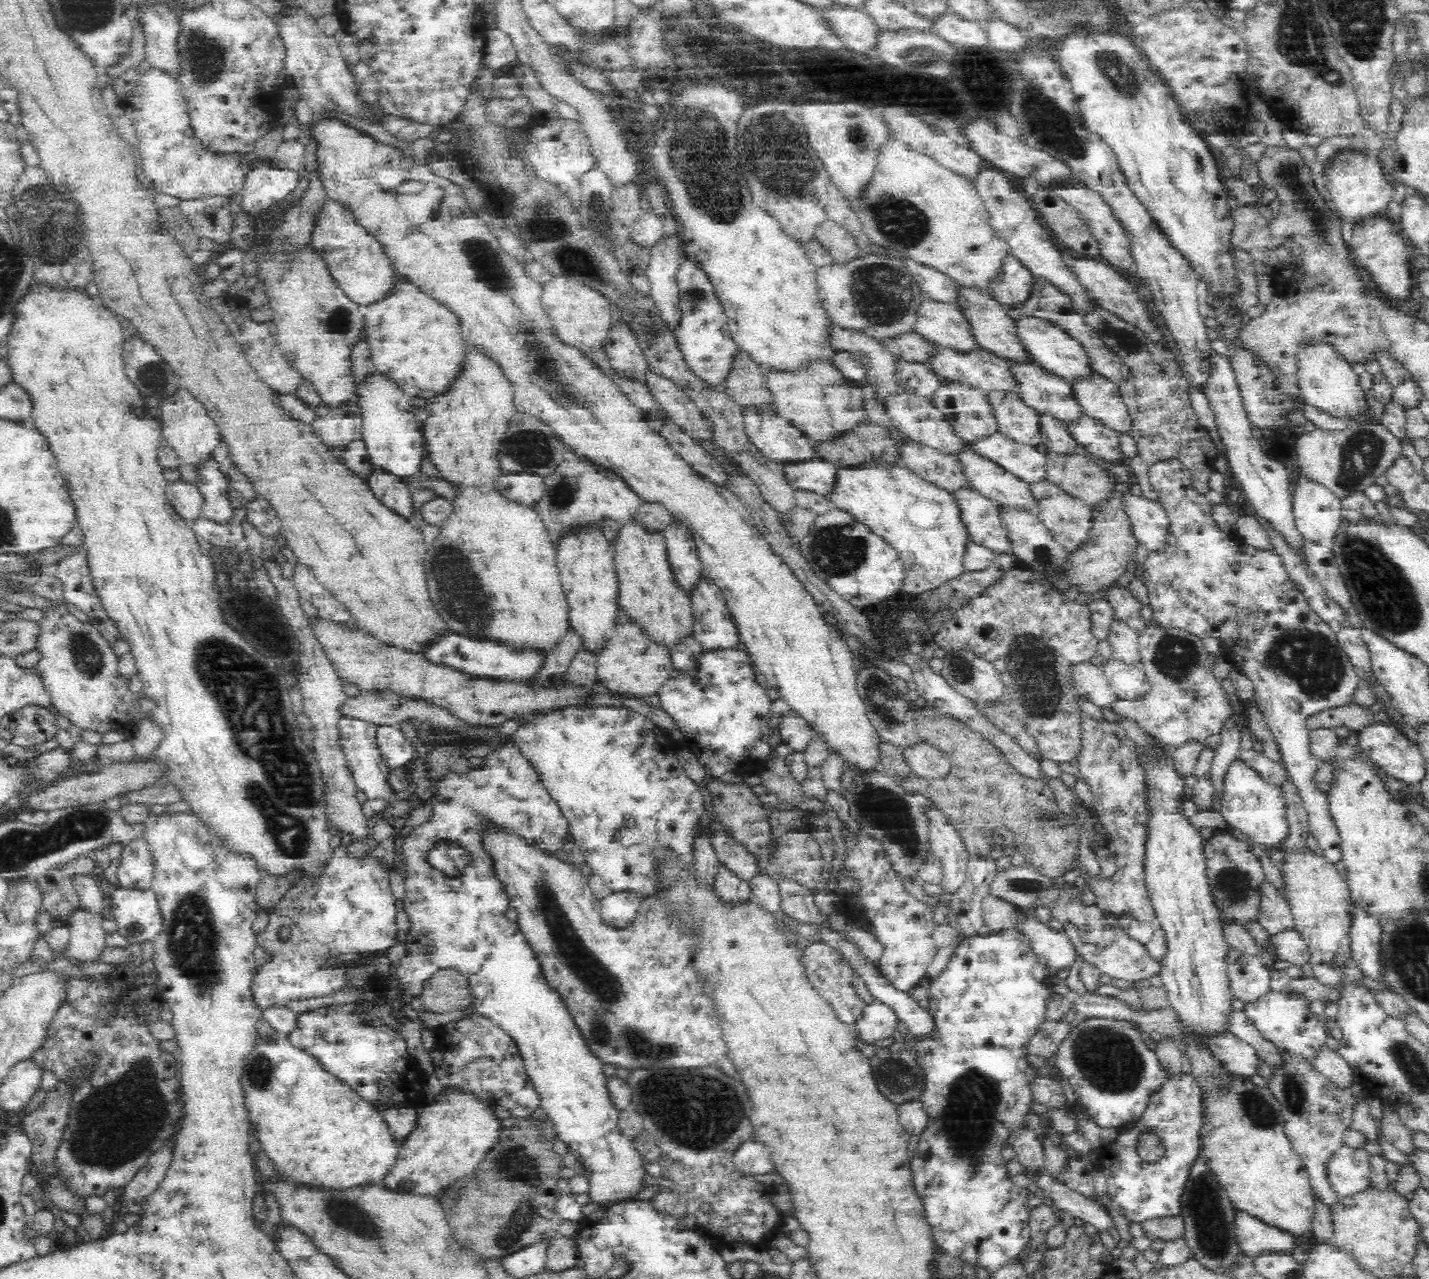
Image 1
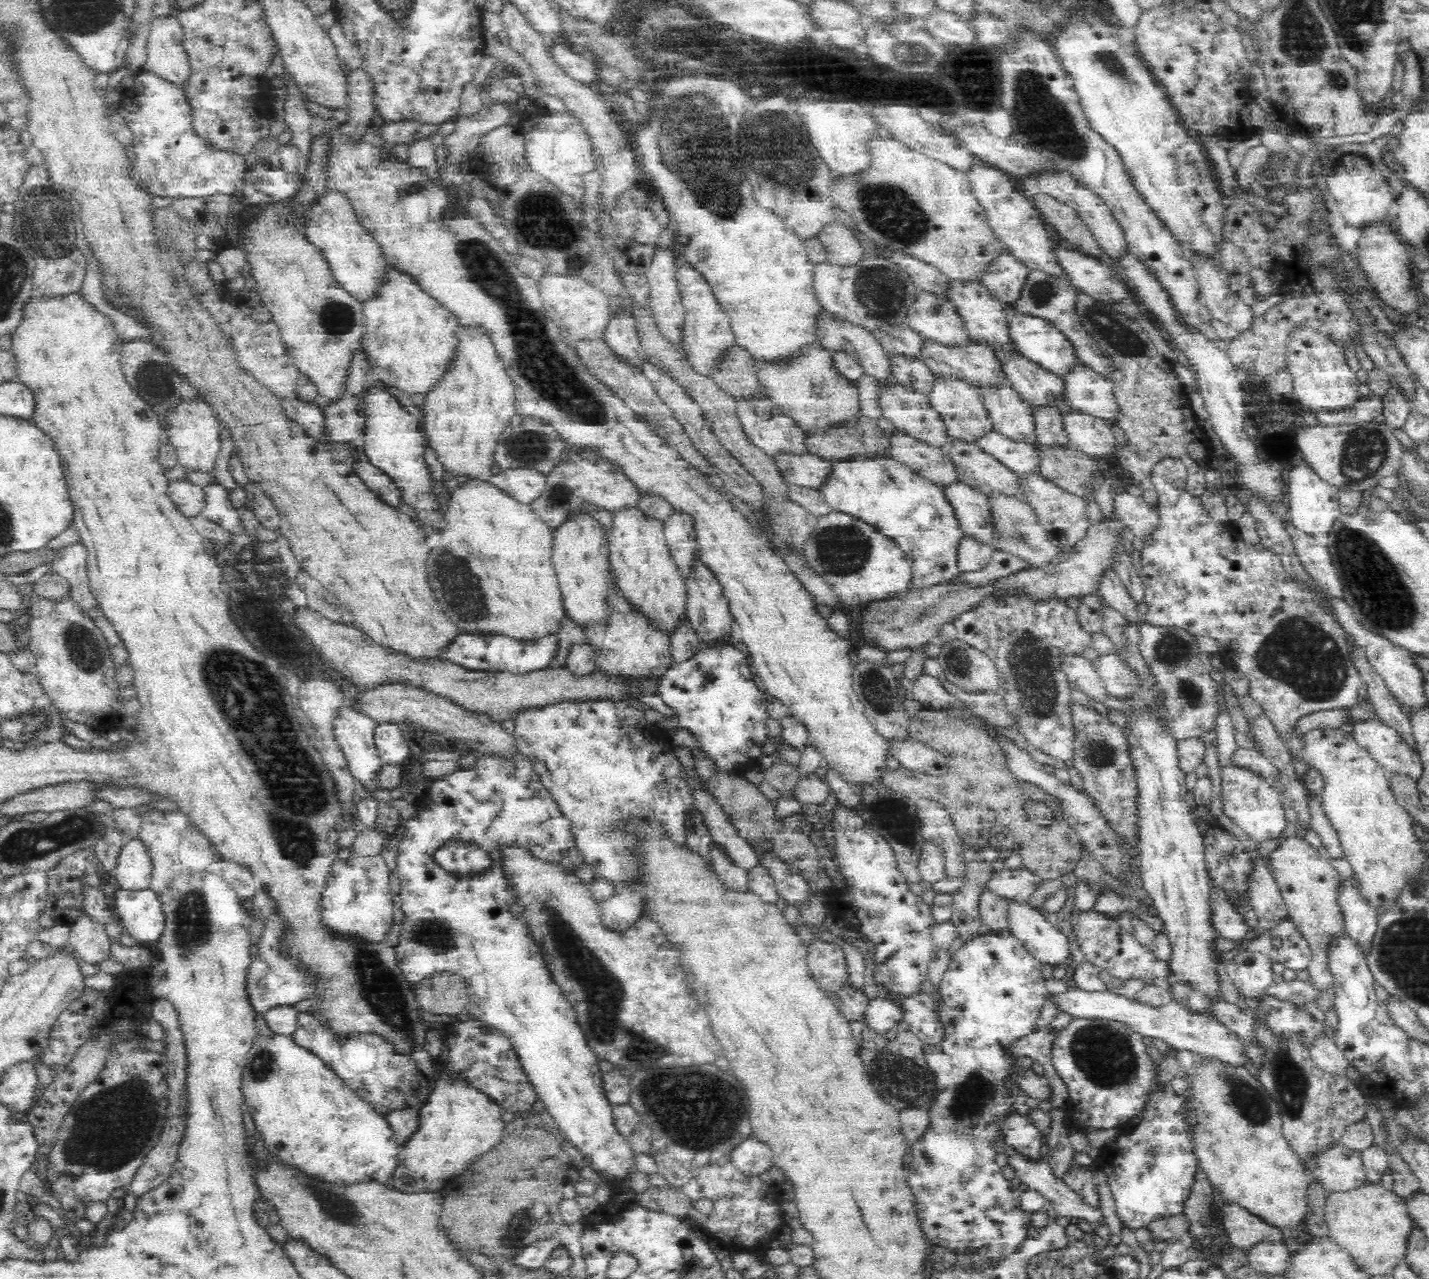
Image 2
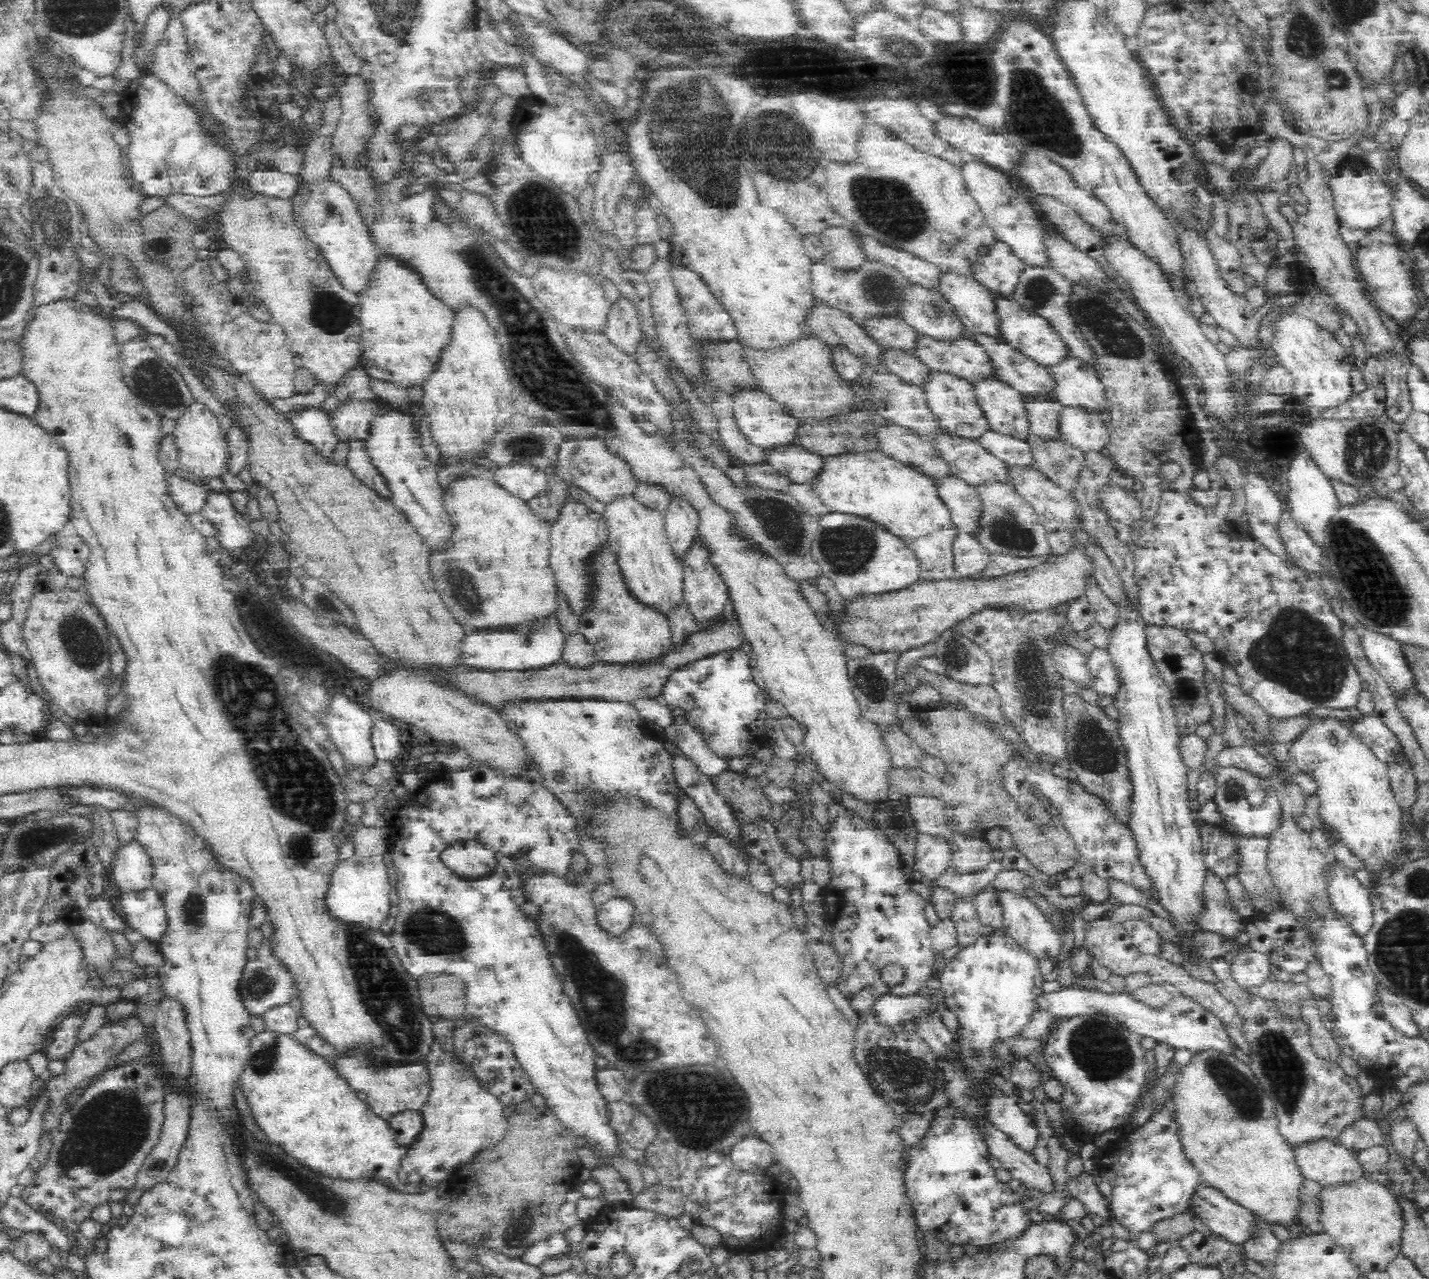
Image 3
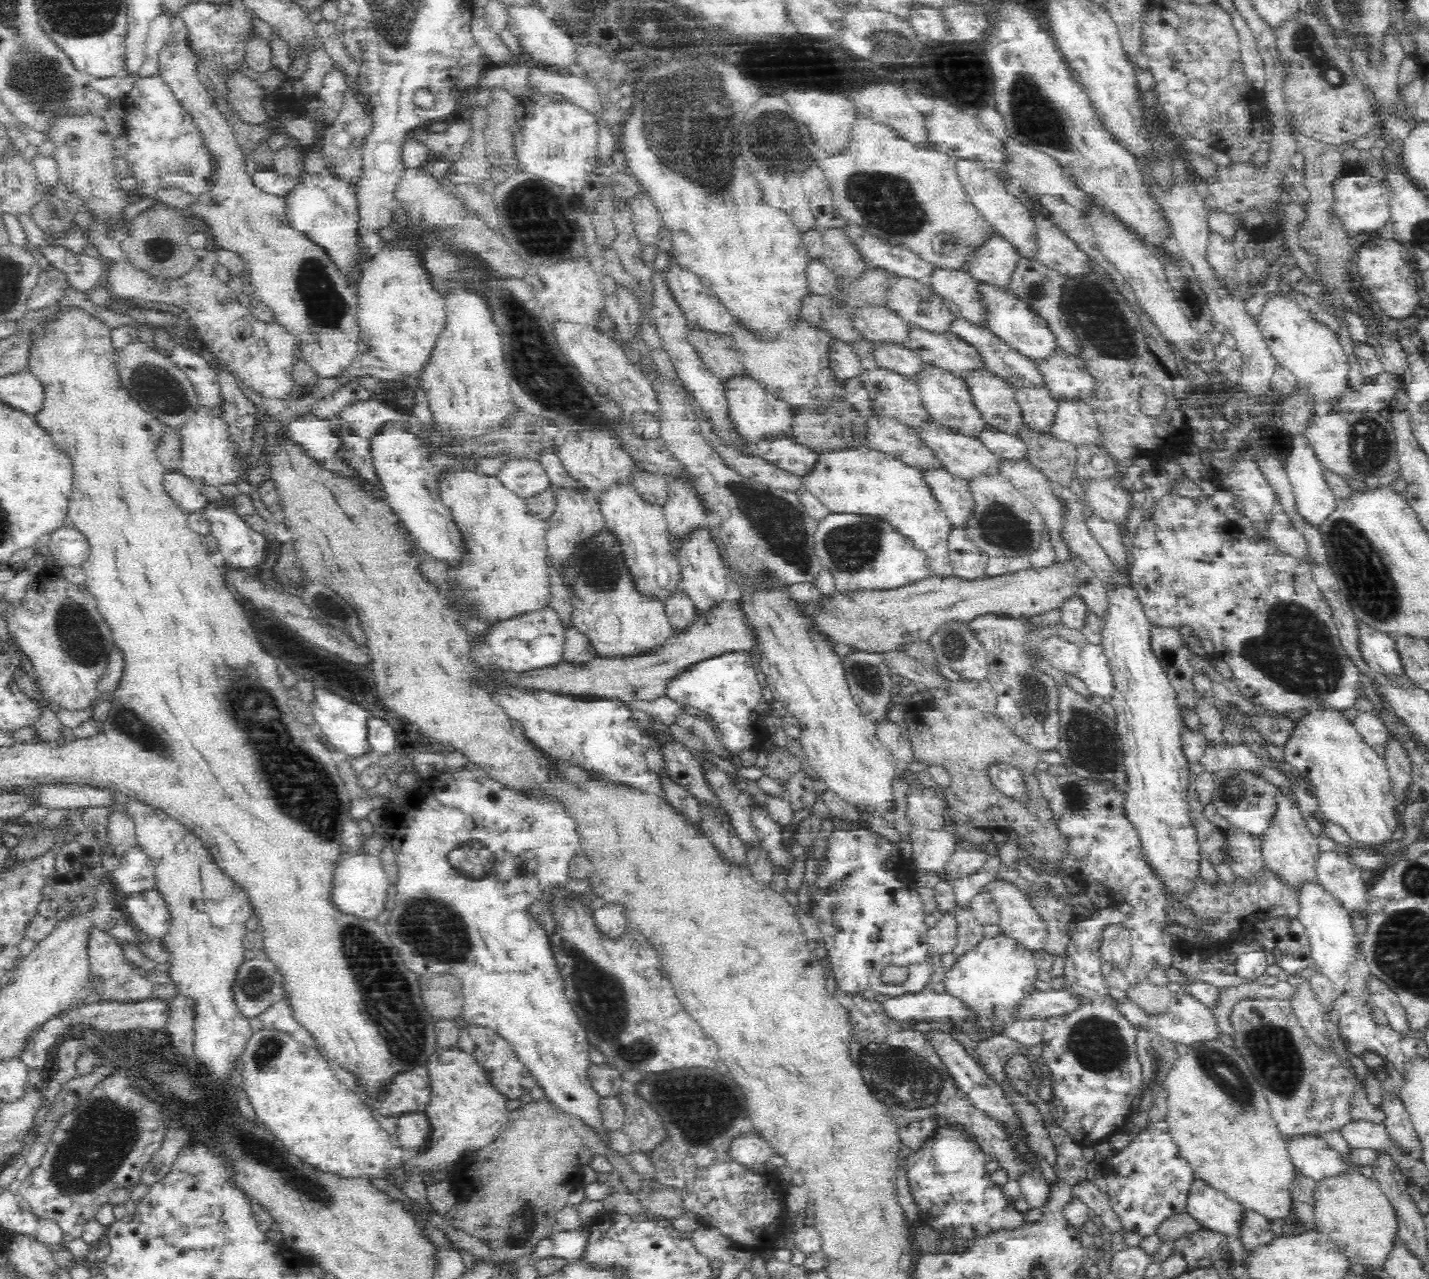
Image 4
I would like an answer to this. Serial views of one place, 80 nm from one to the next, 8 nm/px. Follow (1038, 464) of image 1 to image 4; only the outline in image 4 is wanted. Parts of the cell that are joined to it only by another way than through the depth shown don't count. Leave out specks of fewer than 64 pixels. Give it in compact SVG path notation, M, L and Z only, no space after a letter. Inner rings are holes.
M986 425L979 435L979 439L982 445L990 450L996 458L1026 459L1026 445L1020 437L1014 434L1006 434L990 425Z

